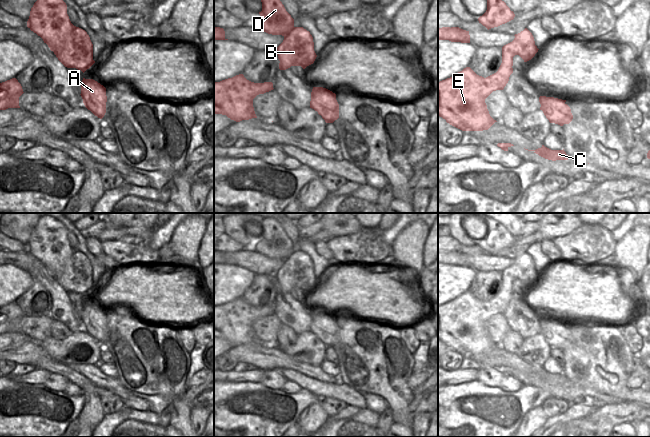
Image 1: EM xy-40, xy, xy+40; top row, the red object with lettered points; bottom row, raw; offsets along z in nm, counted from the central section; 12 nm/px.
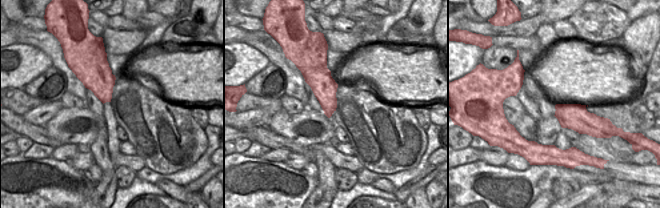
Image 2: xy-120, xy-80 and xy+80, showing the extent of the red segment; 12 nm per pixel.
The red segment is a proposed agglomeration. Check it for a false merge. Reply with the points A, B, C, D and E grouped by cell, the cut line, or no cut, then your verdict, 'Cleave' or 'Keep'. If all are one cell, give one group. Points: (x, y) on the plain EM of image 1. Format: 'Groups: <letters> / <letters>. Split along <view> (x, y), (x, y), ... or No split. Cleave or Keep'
Groups: A B D / C E. Split along xy+40 (502, 283), (511, 291). Cleave.

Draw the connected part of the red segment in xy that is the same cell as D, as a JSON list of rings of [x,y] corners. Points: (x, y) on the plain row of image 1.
[[[263,218],[261,226],[262,235],[255,245],[255,251],[268,258],[284,261],[283,266],[275,273],[280,287],[286,293],[291,290],[305,293],[313,288],[317,279],[310,256],[303,251],[294,250],[294,243],[274,218]]]

